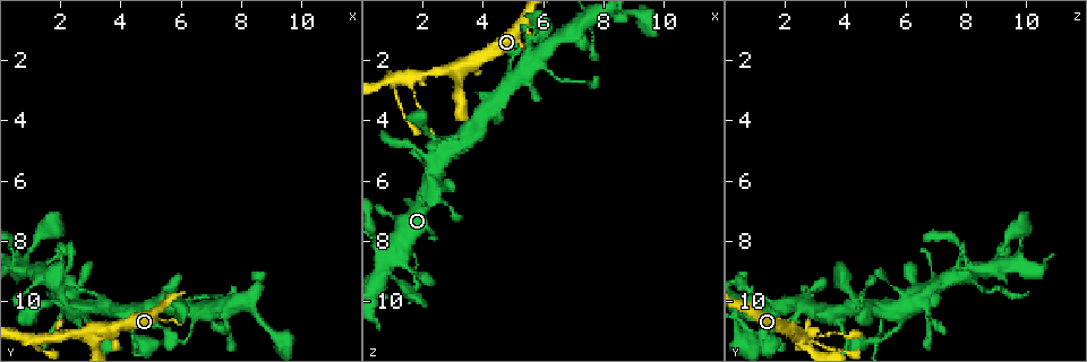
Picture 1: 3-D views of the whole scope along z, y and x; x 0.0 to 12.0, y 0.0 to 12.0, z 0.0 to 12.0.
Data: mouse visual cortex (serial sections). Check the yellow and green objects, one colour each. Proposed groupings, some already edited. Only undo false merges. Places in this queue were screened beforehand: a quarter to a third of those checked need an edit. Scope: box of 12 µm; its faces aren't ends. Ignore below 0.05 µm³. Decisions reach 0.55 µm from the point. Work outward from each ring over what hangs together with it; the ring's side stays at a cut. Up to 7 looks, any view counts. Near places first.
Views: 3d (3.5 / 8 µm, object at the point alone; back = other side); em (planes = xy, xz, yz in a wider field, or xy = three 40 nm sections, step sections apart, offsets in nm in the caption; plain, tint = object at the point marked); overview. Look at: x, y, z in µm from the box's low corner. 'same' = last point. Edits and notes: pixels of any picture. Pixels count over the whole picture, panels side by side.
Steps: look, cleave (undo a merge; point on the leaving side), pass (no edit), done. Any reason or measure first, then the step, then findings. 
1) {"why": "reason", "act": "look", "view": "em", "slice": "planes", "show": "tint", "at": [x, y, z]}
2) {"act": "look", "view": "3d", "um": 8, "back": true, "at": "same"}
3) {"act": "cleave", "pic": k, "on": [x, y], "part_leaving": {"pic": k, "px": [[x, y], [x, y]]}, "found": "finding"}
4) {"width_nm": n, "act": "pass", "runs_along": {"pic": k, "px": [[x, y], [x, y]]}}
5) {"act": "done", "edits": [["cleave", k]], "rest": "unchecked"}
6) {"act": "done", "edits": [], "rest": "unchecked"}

{"why": "a narrow waist", "act": "look", "view": "3d", "um": 8, "at": [5.0, 10.6, 2.0]}

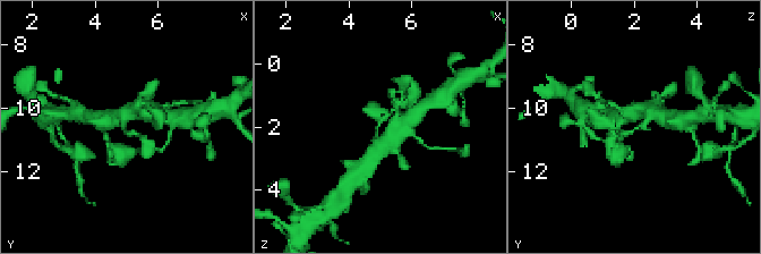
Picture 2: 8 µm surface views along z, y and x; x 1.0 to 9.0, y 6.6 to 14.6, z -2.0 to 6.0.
{"why": "zoom in", "act": "look", "view": "3d", "um": 3.5, "at": [5.0, 10.7, 2.1]}

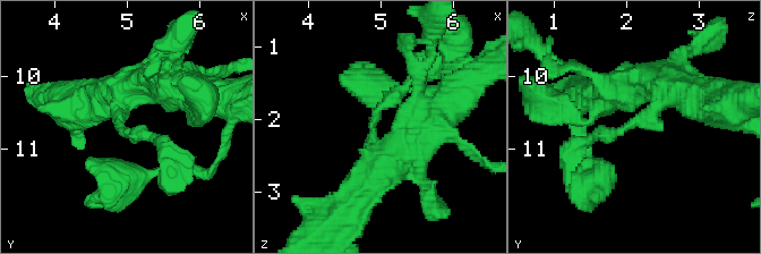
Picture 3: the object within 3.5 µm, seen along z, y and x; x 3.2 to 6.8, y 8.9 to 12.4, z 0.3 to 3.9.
{"act": "look", "view": "em", "slice": "planes", "show": "tint", "at": [4.90, 10.65, 2.05]}

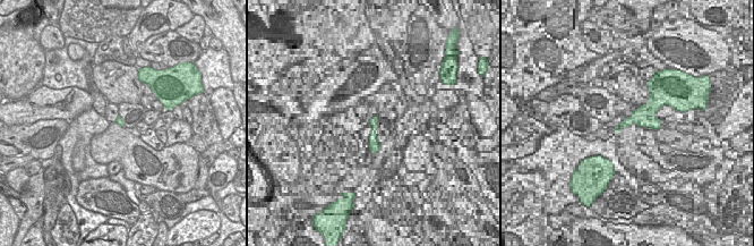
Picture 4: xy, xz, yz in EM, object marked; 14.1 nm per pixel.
{"act": "pass", "runs_along": {"pic": 3, "px": [[689, 94], [677, 91], [575, 150]]}, "found": "one cell here"}

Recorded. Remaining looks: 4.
{"why": "arms part here", "act": "look", "view": "3d", "um": 3.5, "at": [1.6, 11.2, 2.6]}

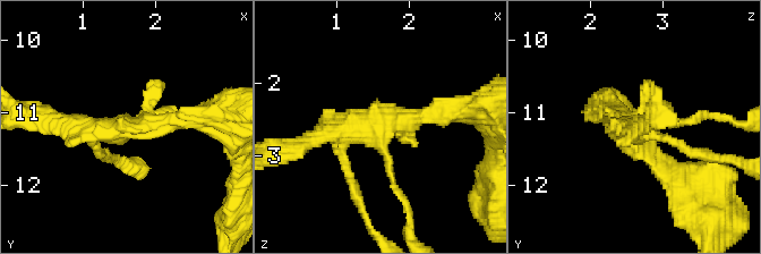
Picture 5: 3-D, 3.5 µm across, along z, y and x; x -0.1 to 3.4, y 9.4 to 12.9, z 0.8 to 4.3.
{"act": "look", "view": "em", "slice": "planes", "show": "tint", "at": [1.60, 11.20, 2.55]}

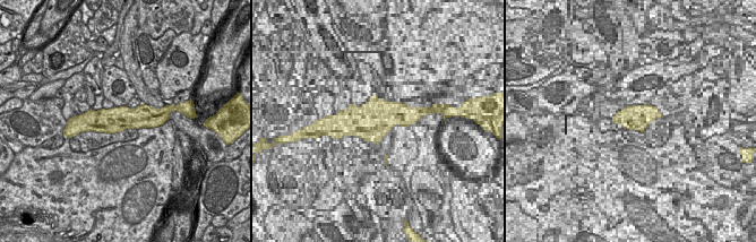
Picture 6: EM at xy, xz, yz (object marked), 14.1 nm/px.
{"act": "pass", "runs_along": {"pic": 6, "px": [[88, 114], [94, 119], [161, 121]]}, "found": "all the same cell"}

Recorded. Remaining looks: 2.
{"why": "small branch off a trunk", "act": "look", "view": "3d", "um": 8, "back": true, "at": [3.2, 11.0, 5.1]}

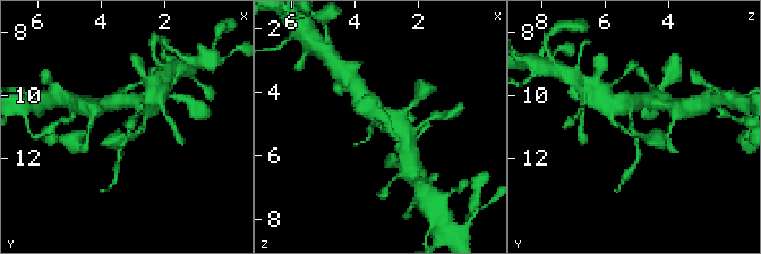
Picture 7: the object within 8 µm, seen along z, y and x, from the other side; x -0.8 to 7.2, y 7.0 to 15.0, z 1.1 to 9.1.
{"arms": 3, "arm_widths_nm": [100, 300, 400], "act": "look", "view": "em", "slice": "xy", "step": 2, "show": "tint", "at": [3.1, 11.0, 5.1]}

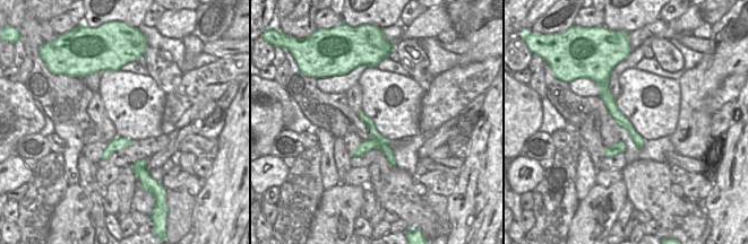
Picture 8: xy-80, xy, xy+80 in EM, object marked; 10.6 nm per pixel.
{"act": "cleave", "pic": 7, "on": [120, 153], "border": {"pic": 8, "px": [[376, 139], [380, 147]]}, "found": "two cells meet here"}

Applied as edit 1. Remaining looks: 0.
{"act": "done", "edits": [["cleave", 7]], "rest": "unchecked"}

